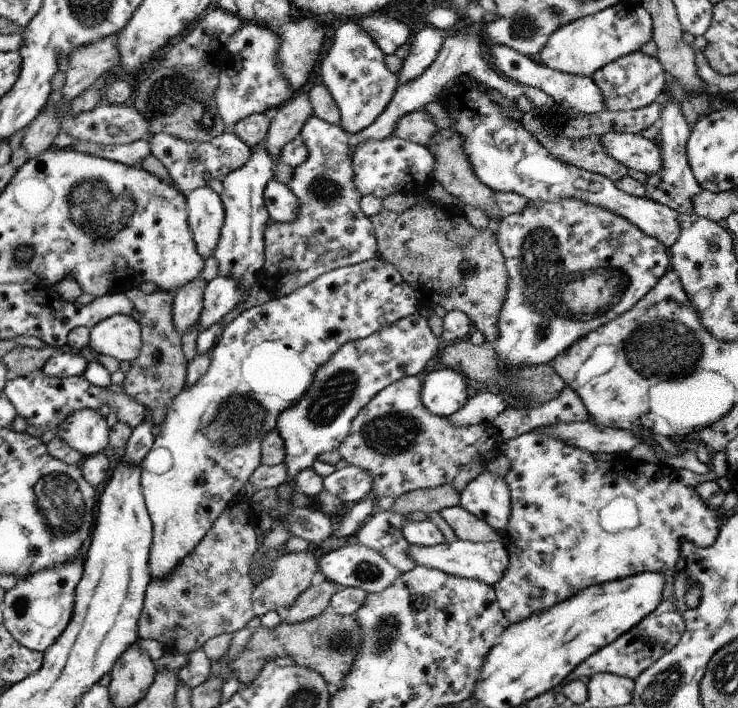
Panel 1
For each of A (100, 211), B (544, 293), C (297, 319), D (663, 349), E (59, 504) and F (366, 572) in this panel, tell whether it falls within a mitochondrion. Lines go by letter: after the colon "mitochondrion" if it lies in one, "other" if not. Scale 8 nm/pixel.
A: mitochondrion
B: mitochondrion
C: other
D: mitochondrion
E: mitochondrion
F: mitochondrion

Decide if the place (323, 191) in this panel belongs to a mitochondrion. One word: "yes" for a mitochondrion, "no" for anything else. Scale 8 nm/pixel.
yes

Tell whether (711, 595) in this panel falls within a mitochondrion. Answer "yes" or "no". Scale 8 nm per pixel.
no

